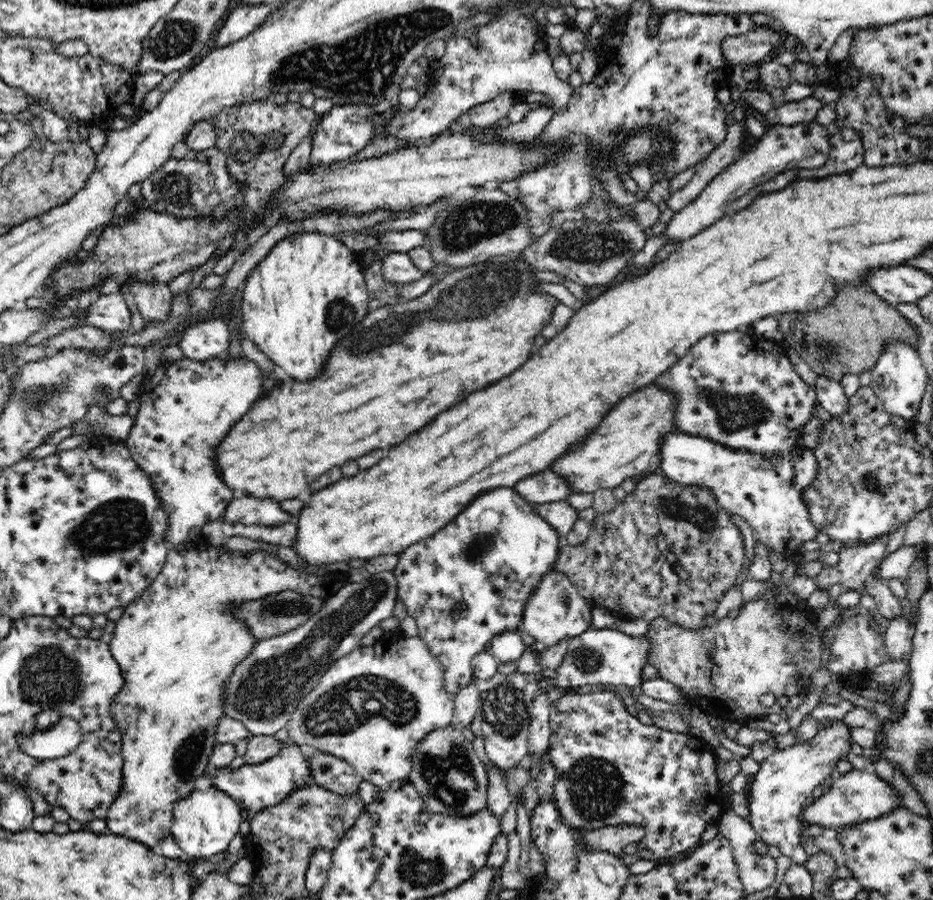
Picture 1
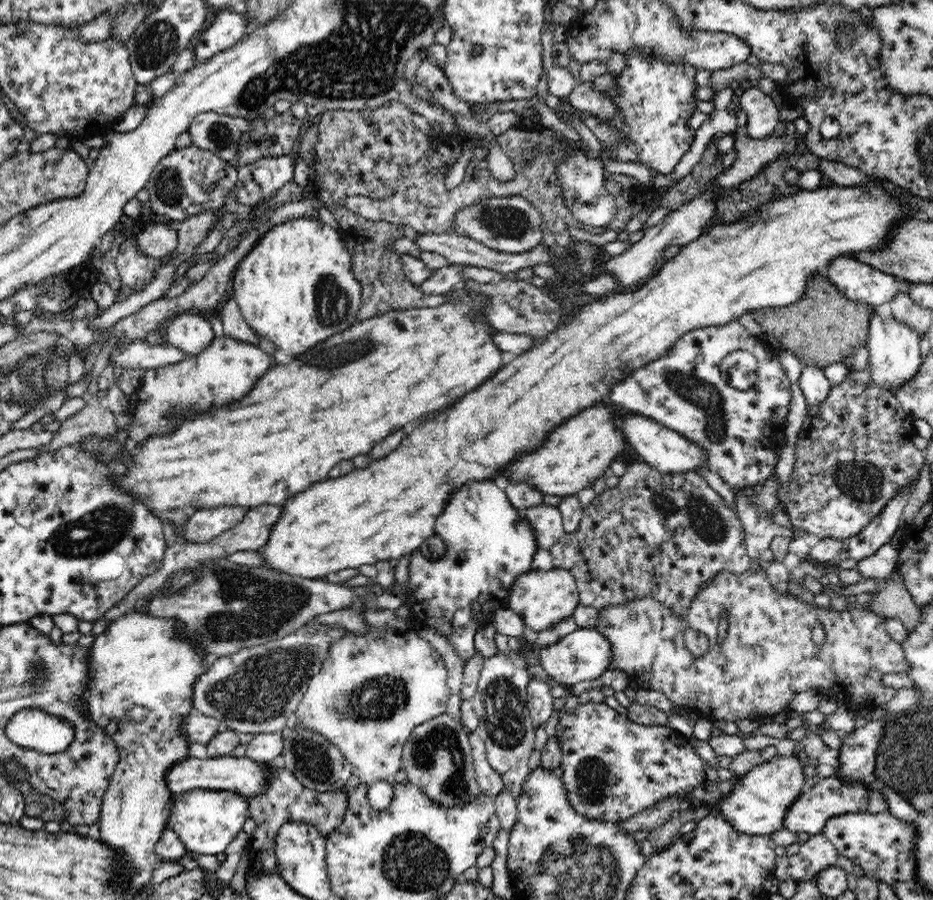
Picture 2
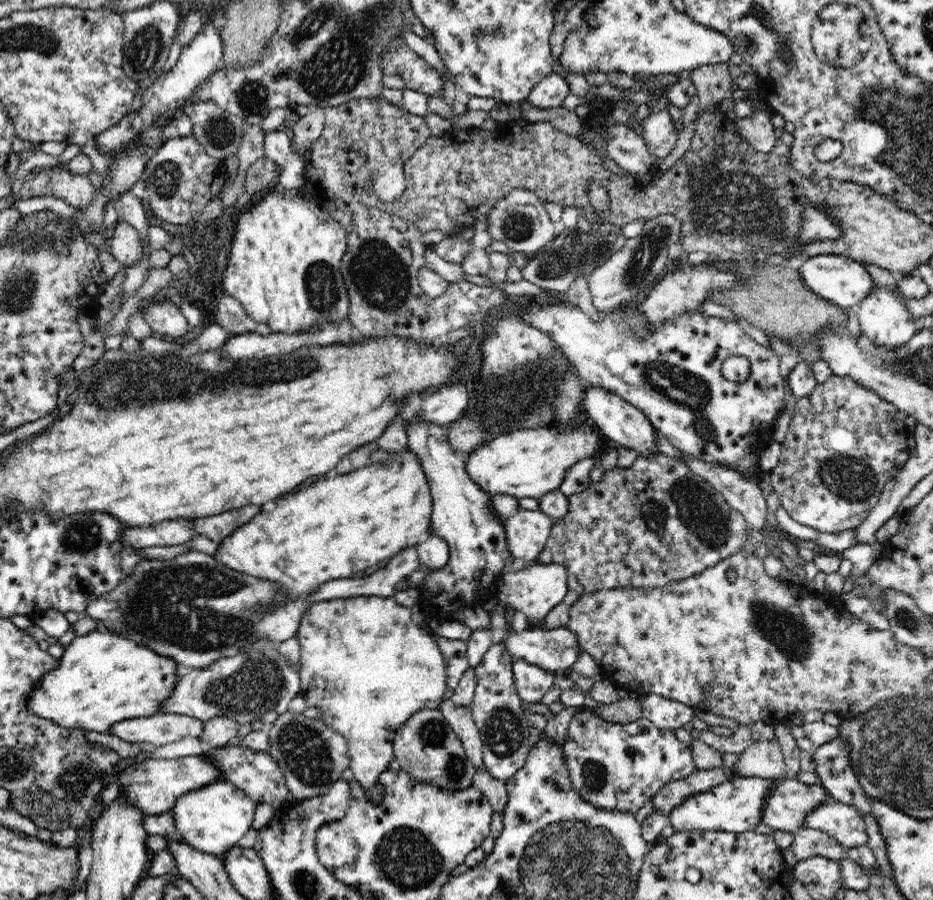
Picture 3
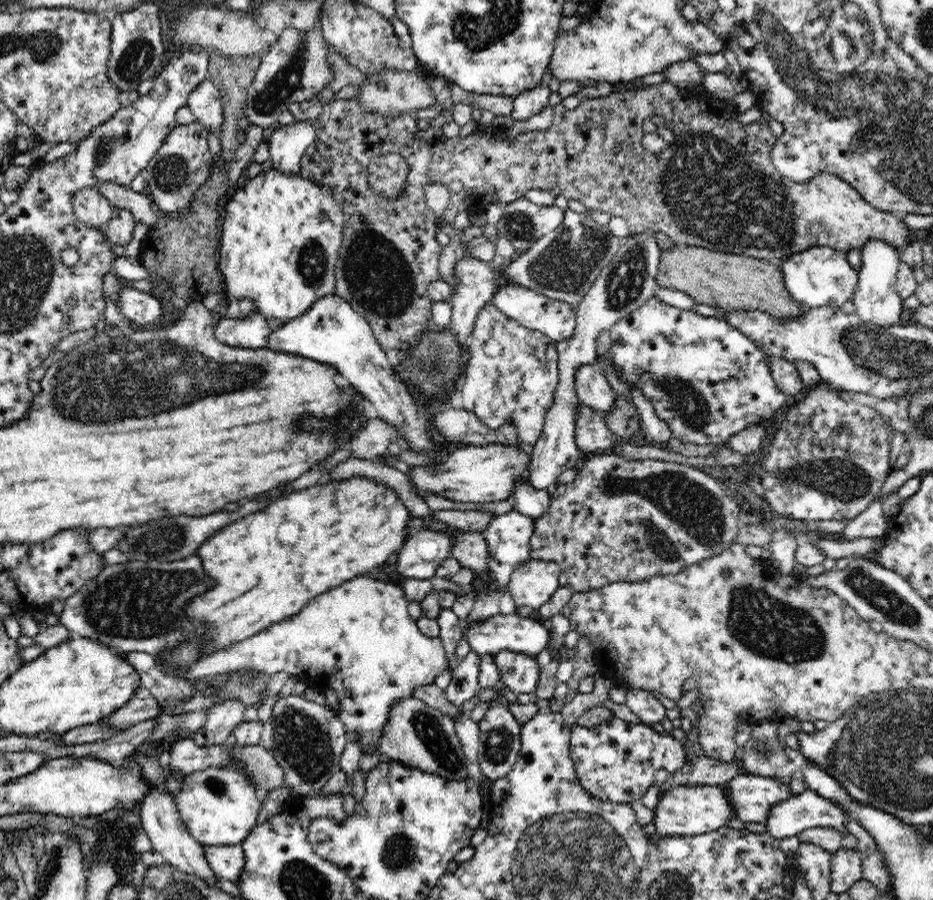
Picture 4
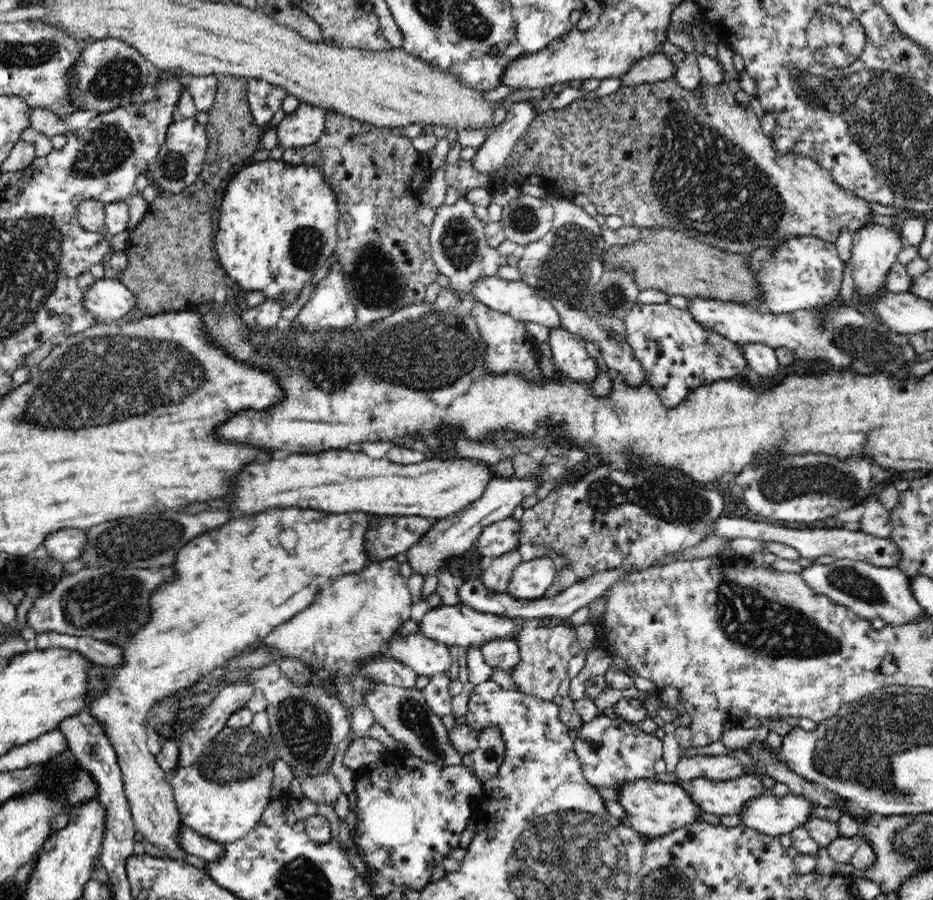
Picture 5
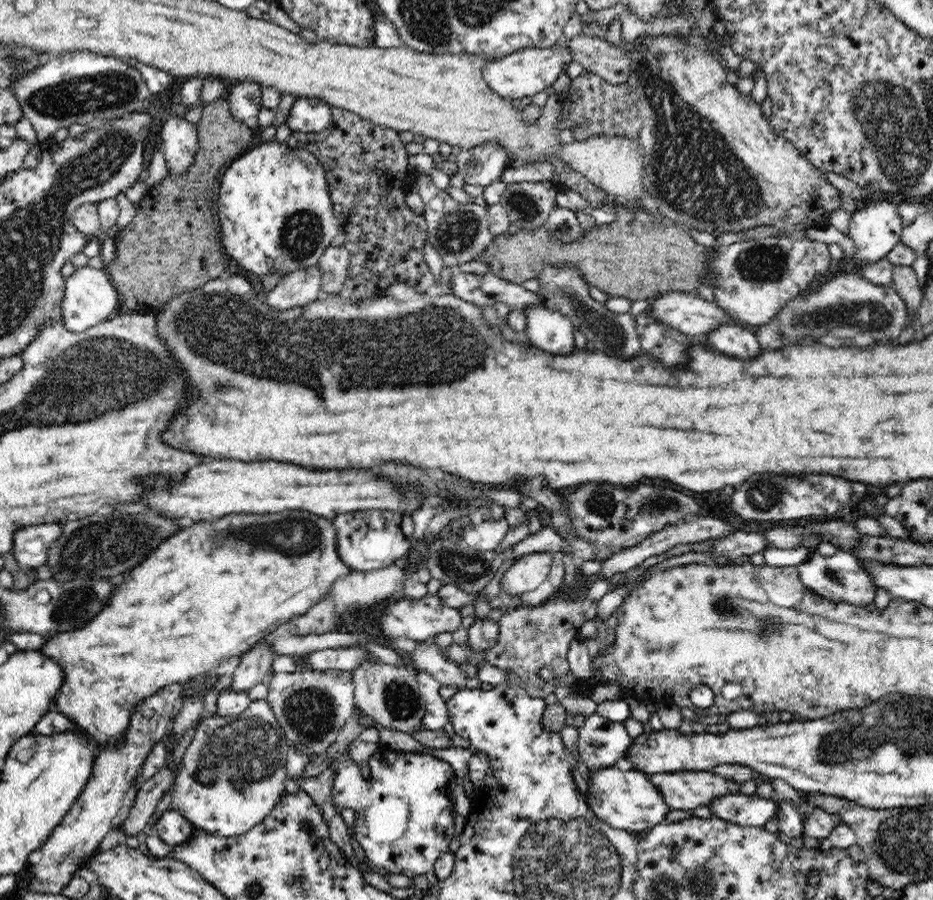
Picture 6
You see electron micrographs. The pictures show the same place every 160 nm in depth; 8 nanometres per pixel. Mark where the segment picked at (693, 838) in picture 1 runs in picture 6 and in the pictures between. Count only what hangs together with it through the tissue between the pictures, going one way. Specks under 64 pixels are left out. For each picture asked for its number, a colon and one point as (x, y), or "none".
2: (612, 768)
3: (617, 766)
4: (615, 761)
5: (612, 753)
6: (602, 744)

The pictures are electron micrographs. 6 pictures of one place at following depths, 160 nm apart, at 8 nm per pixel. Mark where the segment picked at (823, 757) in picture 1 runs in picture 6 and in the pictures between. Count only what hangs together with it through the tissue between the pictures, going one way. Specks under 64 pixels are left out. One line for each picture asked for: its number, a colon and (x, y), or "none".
2: (758, 802)
3: (737, 805)
4: (683, 810)
5: (652, 808)
6: (628, 801)

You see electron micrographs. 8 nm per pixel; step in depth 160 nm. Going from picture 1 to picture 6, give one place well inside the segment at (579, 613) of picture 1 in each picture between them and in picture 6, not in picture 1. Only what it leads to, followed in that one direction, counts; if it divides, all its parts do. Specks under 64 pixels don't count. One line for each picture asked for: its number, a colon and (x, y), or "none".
2: (542, 598)
3: (535, 590)
4: (532, 582)
5: (531, 579)
6: (525, 574)

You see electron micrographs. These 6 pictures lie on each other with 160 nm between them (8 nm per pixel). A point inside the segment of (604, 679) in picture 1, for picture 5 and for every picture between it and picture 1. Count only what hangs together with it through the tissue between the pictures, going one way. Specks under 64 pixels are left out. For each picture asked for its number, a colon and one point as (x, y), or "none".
2: (583, 655)
3: (550, 650)
4: (523, 635)
5: (456, 625)

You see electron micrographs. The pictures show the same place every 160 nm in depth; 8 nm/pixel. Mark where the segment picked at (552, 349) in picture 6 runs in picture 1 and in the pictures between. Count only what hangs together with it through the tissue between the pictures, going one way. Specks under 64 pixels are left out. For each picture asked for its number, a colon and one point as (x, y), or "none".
1: (767, 490)
2: (664, 449)
3: (622, 424)
4: (592, 387)
5: (569, 355)

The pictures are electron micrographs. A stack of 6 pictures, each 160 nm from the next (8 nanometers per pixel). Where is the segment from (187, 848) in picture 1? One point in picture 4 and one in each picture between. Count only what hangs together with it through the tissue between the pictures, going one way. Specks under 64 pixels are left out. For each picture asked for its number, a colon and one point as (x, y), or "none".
2: (206, 821)
3: (212, 819)
4: (219, 807)

